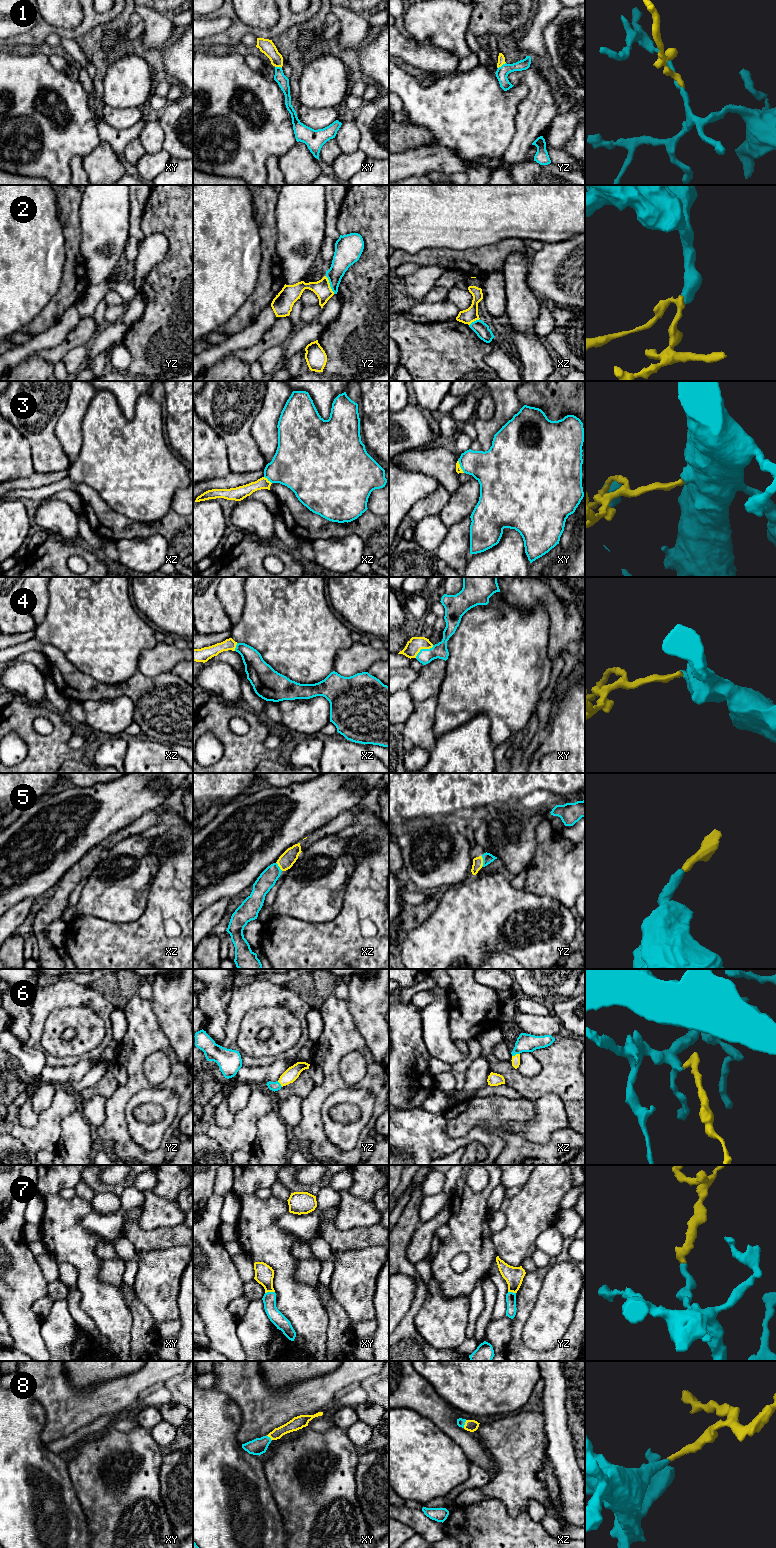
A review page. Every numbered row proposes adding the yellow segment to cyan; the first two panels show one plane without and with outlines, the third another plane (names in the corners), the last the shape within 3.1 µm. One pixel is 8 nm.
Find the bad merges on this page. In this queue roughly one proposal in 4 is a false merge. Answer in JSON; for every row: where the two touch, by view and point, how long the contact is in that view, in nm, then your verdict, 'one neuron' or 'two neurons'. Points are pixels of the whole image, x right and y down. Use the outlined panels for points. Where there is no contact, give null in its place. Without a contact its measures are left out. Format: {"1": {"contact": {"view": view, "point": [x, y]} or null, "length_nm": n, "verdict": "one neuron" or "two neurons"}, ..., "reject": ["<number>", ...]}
{"1": {"contact": {"view": "yz", "point": [502, 65]}, "length_nm": 80, "verdict": "one neuron"}, "2": {"contact": {"view": "yz", "point": [330, 285]}, "length_nm": 160, "verdict": "two neurons"}, "3": {"contact": {"view": "xz", "point": [268, 480]}, "length_nm": 90, "verdict": "two neurons"}, "4": {"contact": {"view": "xy", "point": [423, 649]}, "length_nm": 180, "verdict": "one neuron"}, "5": {"contact": {"view": "yz", "point": [483, 861]}, "length_nm": 90, "verdict": "one neuron"}, "6": {"contact": {"view": "xz", "point": [515, 1054]}, "length_nm": 70, "verdict": "one neuron"}, "7": {"contact": {"view": "xy", "point": [269, 1292]}, "length_nm": 80, "verdict": "one neuron"}, "8": {"contact": {"view": "xz", "point": [464, 1424]}, "length_nm": 70, "verdict": "one neuron"}, "reject": ["2", "3"]}

